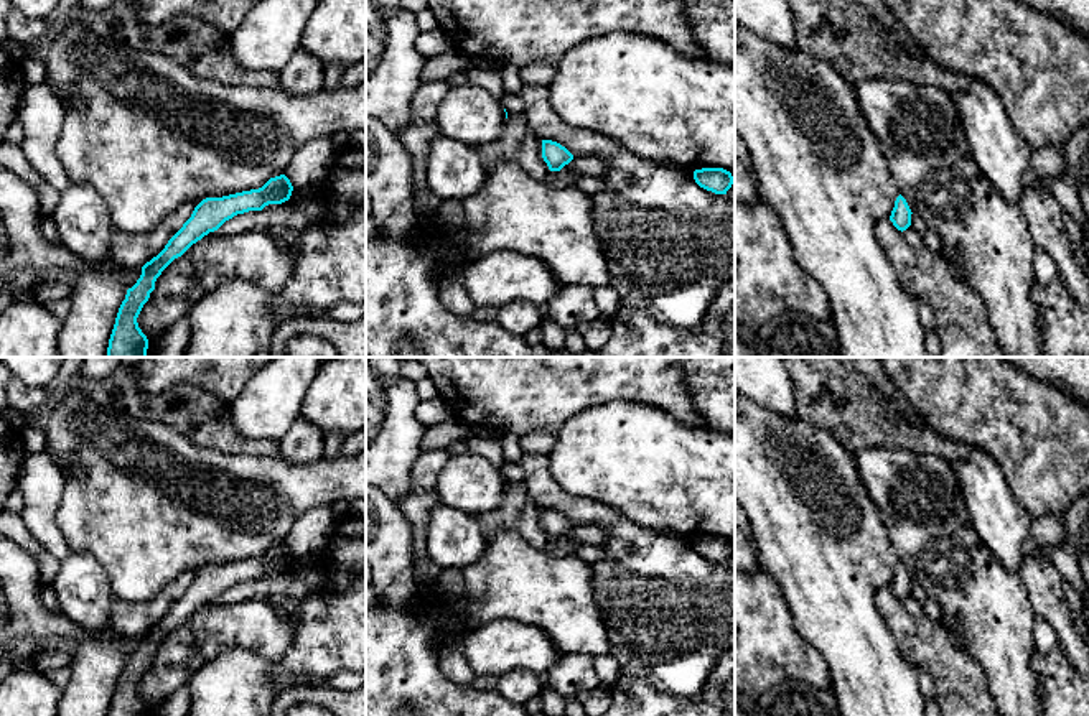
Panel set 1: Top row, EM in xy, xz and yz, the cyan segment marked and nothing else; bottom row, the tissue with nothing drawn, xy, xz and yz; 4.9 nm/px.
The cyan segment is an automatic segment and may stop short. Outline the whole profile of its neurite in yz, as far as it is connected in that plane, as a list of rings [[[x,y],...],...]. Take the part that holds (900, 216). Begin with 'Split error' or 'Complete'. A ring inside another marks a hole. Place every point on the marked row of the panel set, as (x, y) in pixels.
Complete. [[[900,194],[895,201],[895,207],[891,211],[890,221],[898,230],[906,230],[911,225],[911,209],[906,199]]]

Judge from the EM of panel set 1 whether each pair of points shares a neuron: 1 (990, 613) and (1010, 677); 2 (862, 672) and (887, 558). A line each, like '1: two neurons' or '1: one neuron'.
1: one neuron
2: one neuron

